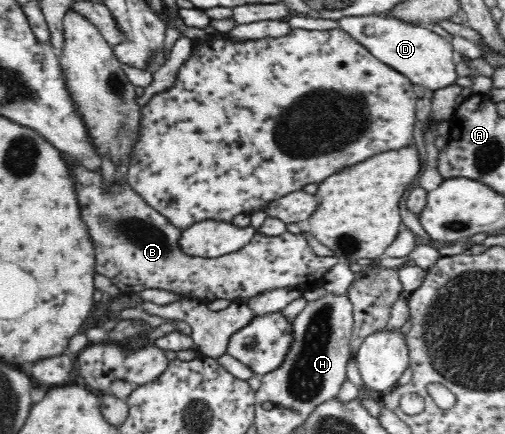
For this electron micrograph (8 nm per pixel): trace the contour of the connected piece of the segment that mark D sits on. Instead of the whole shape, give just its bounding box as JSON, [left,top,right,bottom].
[335,16,457,91]

